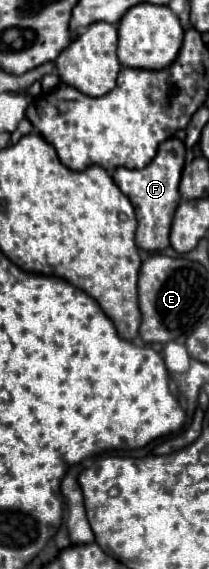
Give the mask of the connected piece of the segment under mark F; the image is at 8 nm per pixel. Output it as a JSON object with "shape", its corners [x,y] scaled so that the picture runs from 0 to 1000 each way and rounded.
{"shape":[[[818,241],[751,260],[742,278],[684,299],[560,295],[541,302],[550,323],[627,351],[646,366],[656,390],[665,390],[646,404],[646,425],[675,439],[770,443],[809,432],[809,404],[818,404],[809,383],[828,387],[828,376],[866,355],[847,330],[876,299],[876,278],[885,278],[885,253],[856,243]]]}

